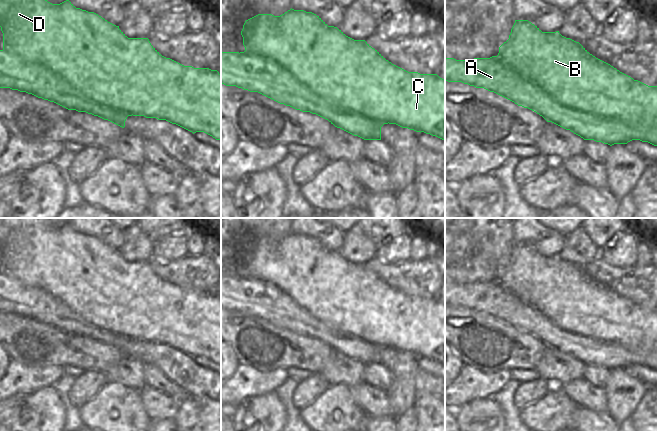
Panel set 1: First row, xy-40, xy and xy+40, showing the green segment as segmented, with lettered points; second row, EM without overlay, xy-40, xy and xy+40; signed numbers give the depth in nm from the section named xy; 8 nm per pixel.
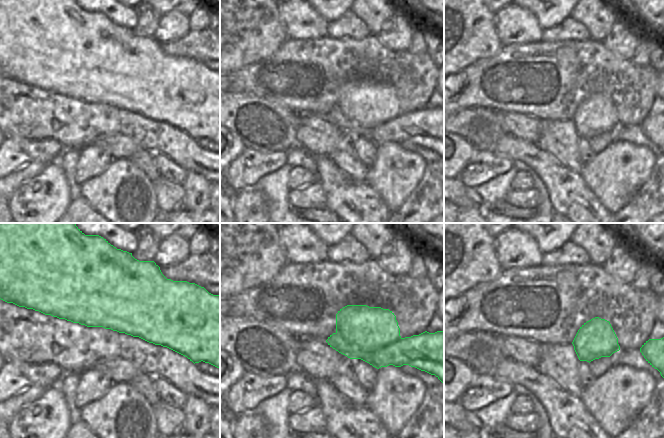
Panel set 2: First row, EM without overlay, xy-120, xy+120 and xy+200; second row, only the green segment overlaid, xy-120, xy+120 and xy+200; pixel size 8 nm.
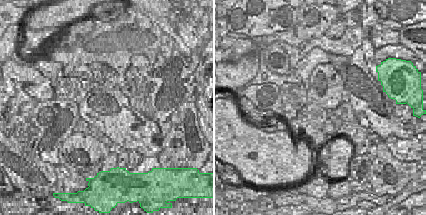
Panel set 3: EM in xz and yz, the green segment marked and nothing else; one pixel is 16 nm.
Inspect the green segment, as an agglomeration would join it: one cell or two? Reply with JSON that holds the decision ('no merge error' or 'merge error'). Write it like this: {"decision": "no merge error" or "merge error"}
{"decision": "merge error"}

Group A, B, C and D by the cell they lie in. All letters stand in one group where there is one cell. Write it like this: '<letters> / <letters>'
A / B C D

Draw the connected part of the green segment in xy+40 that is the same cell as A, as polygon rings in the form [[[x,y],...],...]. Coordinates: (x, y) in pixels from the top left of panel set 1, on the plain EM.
[[[497,280],[472,284],[445,282],[445,304],[494,316],[518,330],[536,336],[547,346],[570,354],[584,364],[594,364],[610,370],[640,364],[657,370],[657,354],[638,352],[614,342],[566,332],[549,318],[524,304]]]

